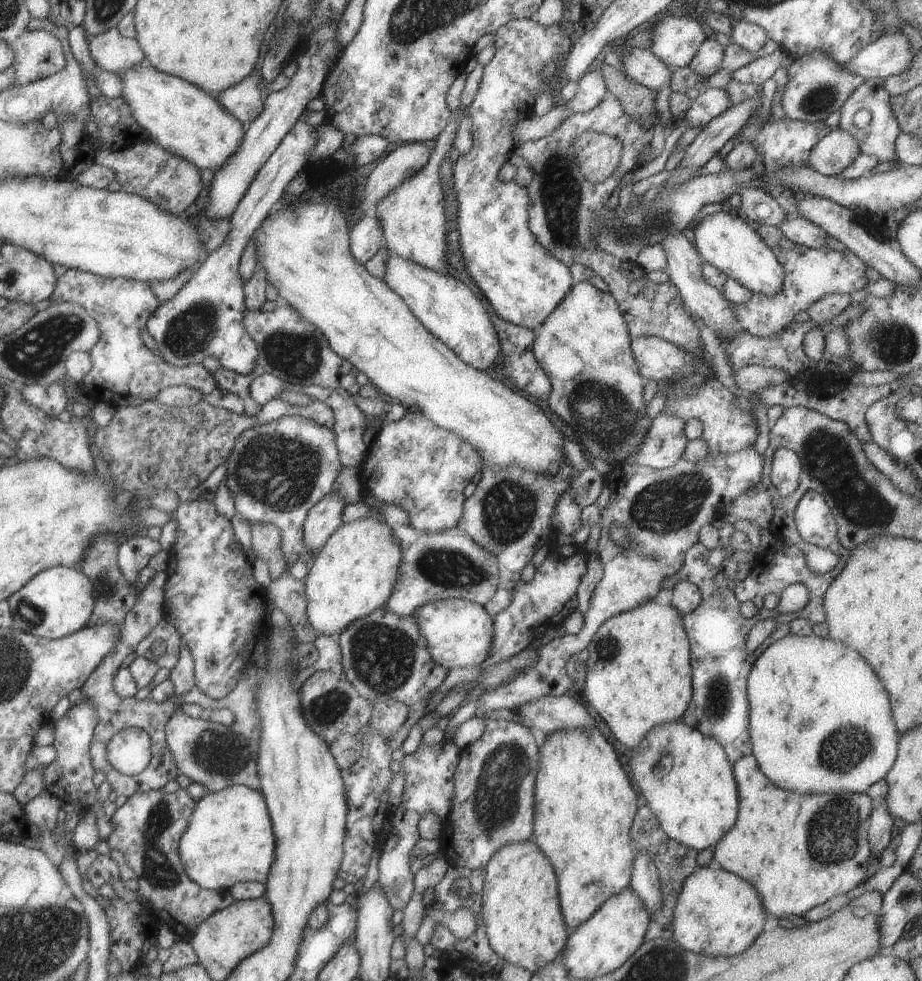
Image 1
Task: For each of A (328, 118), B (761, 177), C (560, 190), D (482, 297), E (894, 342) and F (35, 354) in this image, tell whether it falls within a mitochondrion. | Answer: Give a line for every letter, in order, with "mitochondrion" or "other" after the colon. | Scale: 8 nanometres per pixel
A: other
B: other
C: mitochondrion
D: other
E: mitochondrion
F: mitochondrion

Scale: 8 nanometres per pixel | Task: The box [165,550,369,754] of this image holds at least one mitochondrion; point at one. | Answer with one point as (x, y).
(326, 710)

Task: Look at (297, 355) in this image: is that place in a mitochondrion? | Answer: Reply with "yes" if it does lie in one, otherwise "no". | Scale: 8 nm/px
yes

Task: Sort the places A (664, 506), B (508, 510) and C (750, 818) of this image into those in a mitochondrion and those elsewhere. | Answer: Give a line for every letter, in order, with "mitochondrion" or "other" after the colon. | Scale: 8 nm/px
A: mitochondrion
B: mitochondrion
C: other

